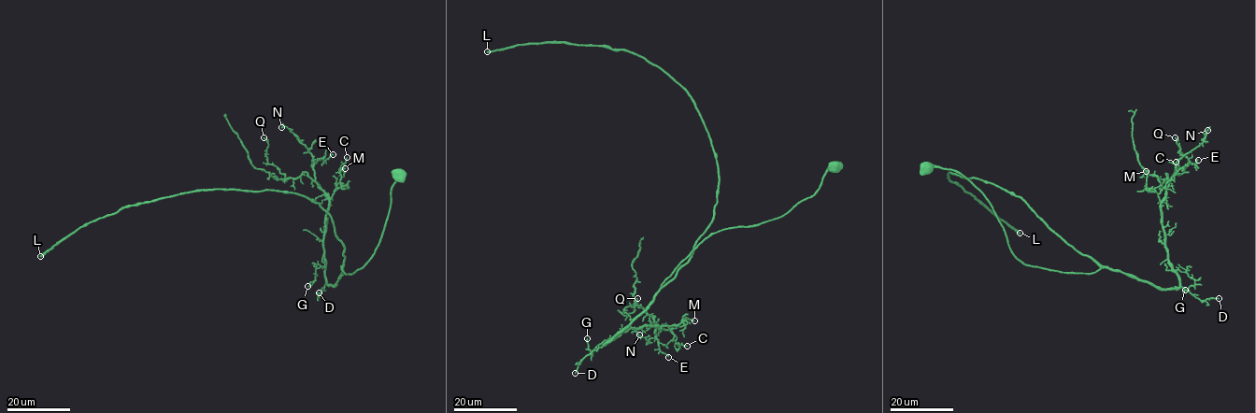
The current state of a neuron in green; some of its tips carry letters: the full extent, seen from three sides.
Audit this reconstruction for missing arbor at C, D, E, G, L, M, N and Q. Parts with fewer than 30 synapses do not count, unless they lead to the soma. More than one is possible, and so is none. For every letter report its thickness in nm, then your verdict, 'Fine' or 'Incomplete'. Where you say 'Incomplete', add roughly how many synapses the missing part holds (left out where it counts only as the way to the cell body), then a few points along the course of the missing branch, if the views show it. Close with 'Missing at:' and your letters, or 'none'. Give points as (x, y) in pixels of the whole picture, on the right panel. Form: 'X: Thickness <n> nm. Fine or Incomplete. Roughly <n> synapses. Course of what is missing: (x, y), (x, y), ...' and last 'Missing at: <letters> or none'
C: Thickness 120 nm. Fine
D: Thickness 130 nm. Fine
E: Thickness 140 nm. Fine
G: Thickness 150 nm. Fine
L: Thickness 280 nm. Incomplete. Roughly 200 synapses. Course of what is missing: (1020, 233), (1036, 244), (1043, 231), (1026, 211), (1004, 224), (1007, 236), (1010, 222), (998, 214)
M: Thickness 190 nm. Fine
N: Thickness 120 nm. Fine
Q: Thickness 170 nm. Fine
Missing at: L

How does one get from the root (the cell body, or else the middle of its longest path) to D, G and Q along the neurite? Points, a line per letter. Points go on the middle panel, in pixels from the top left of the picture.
D: (834, 168), (825, 173), (817, 192), (779, 217), (709, 234), (663, 280), (649, 307), (582, 359), (575, 373)
G: (834, 168), (779, 217), (709, 234), (610, 342), (591, 350), (587, 338)
Q: (834, 168), (779, 217), (709, 234), (605, 344), (630, 328), (660, 326), (642, 307), (622, 314), (637, 298)

